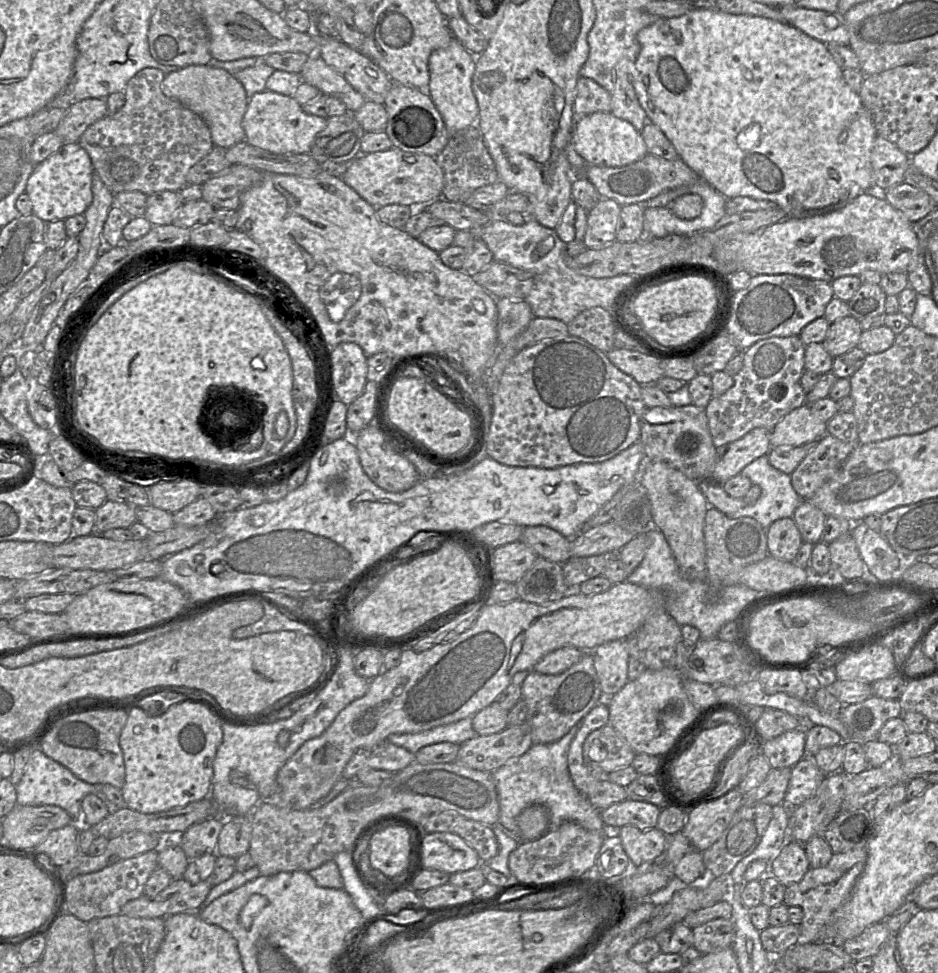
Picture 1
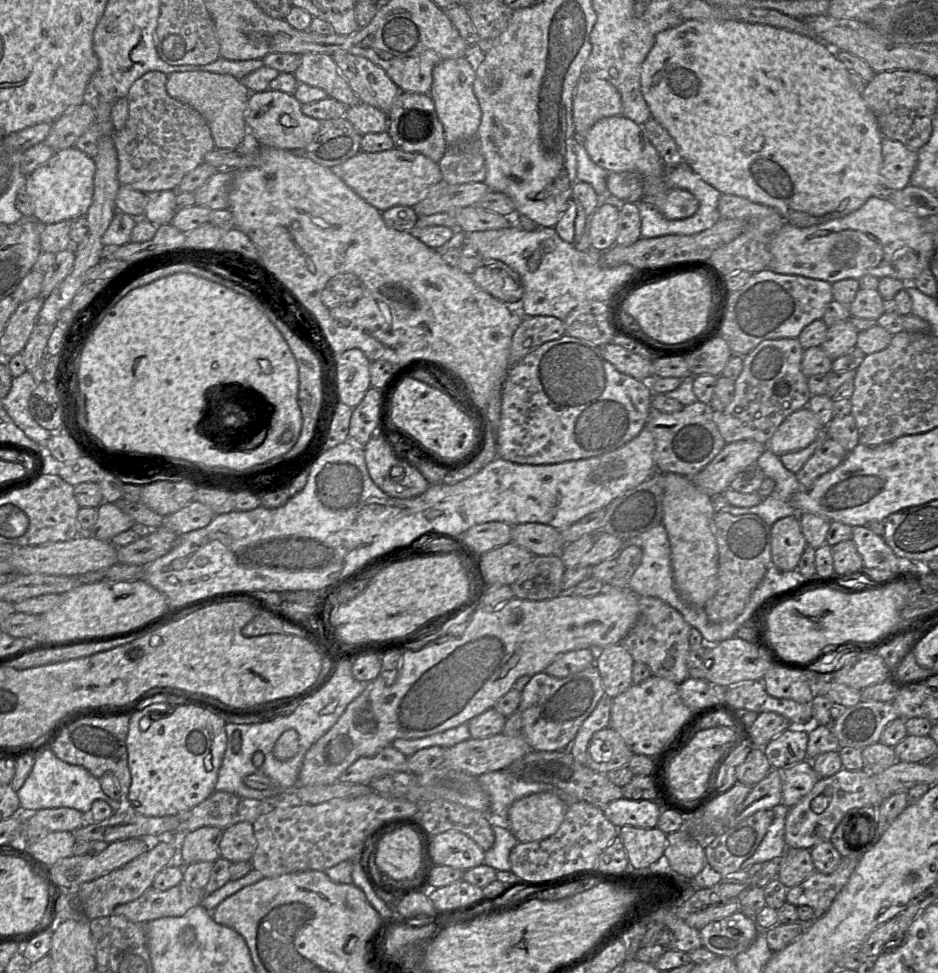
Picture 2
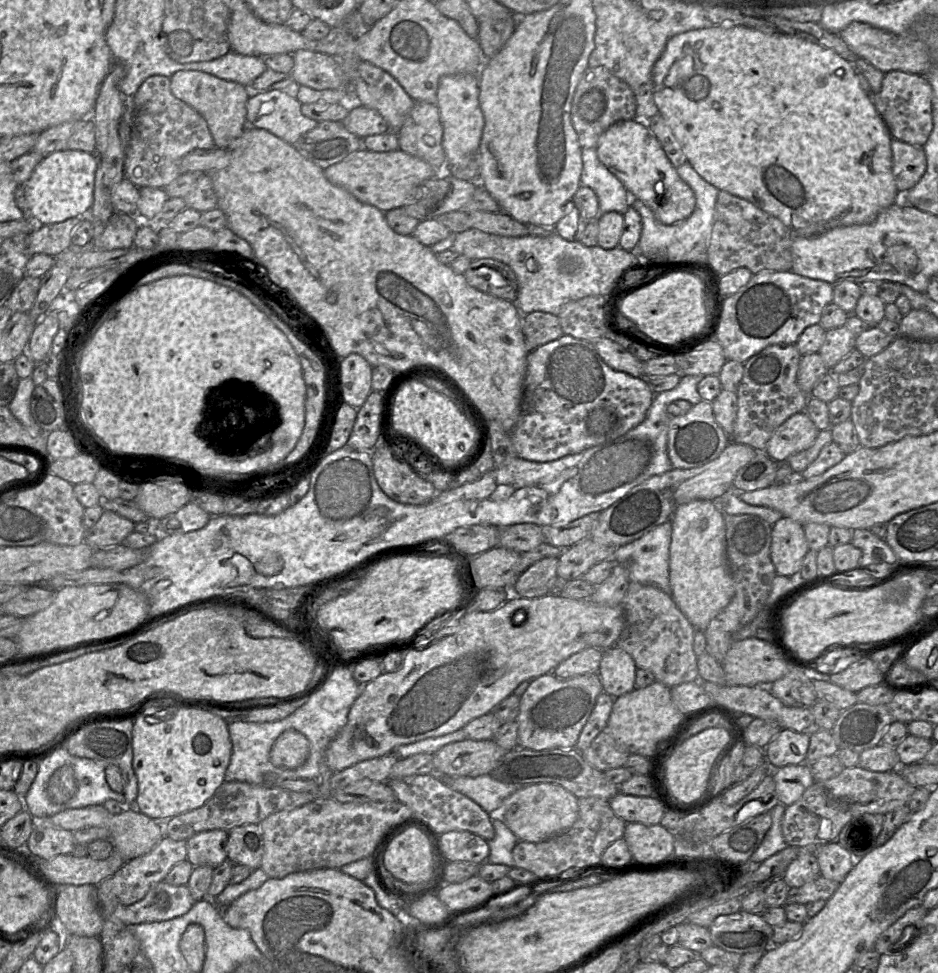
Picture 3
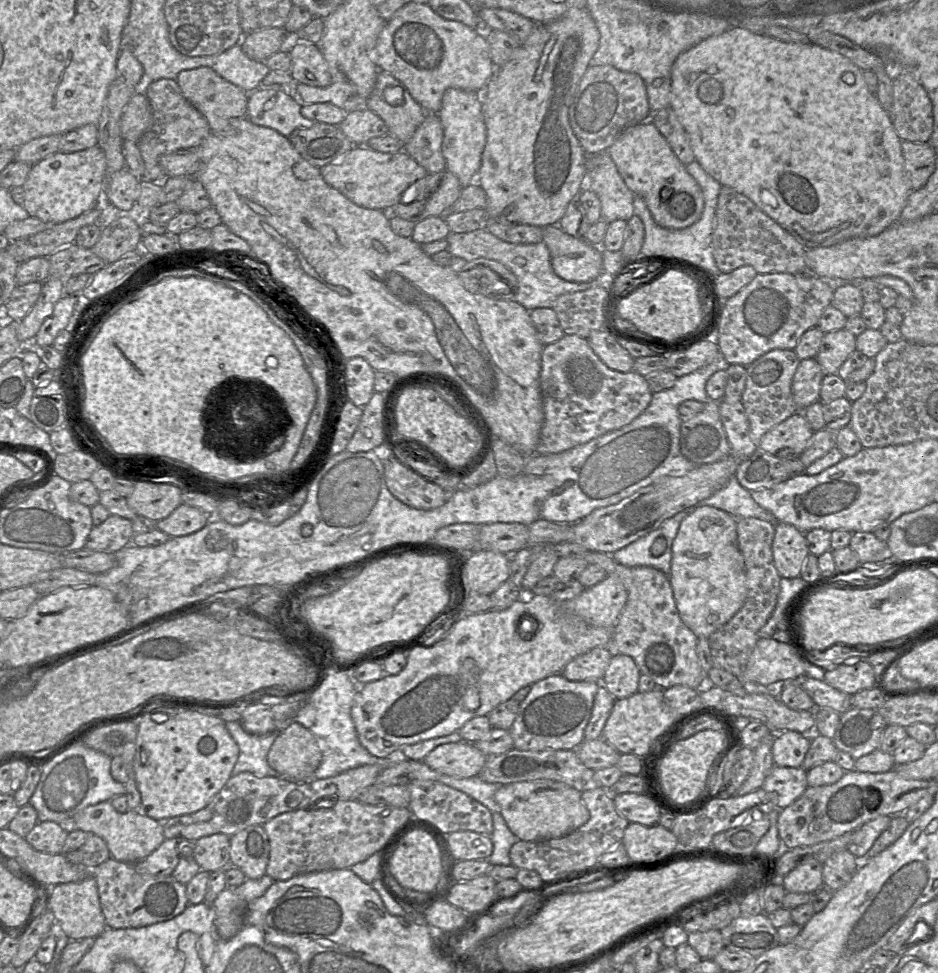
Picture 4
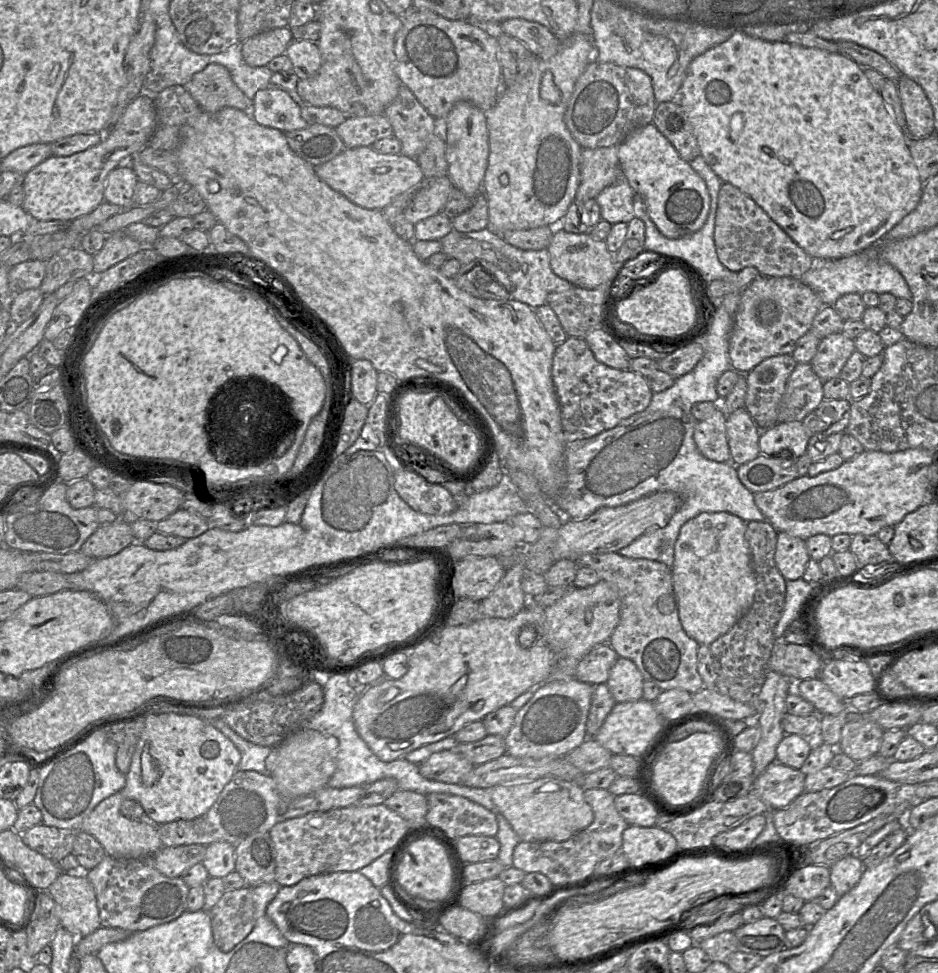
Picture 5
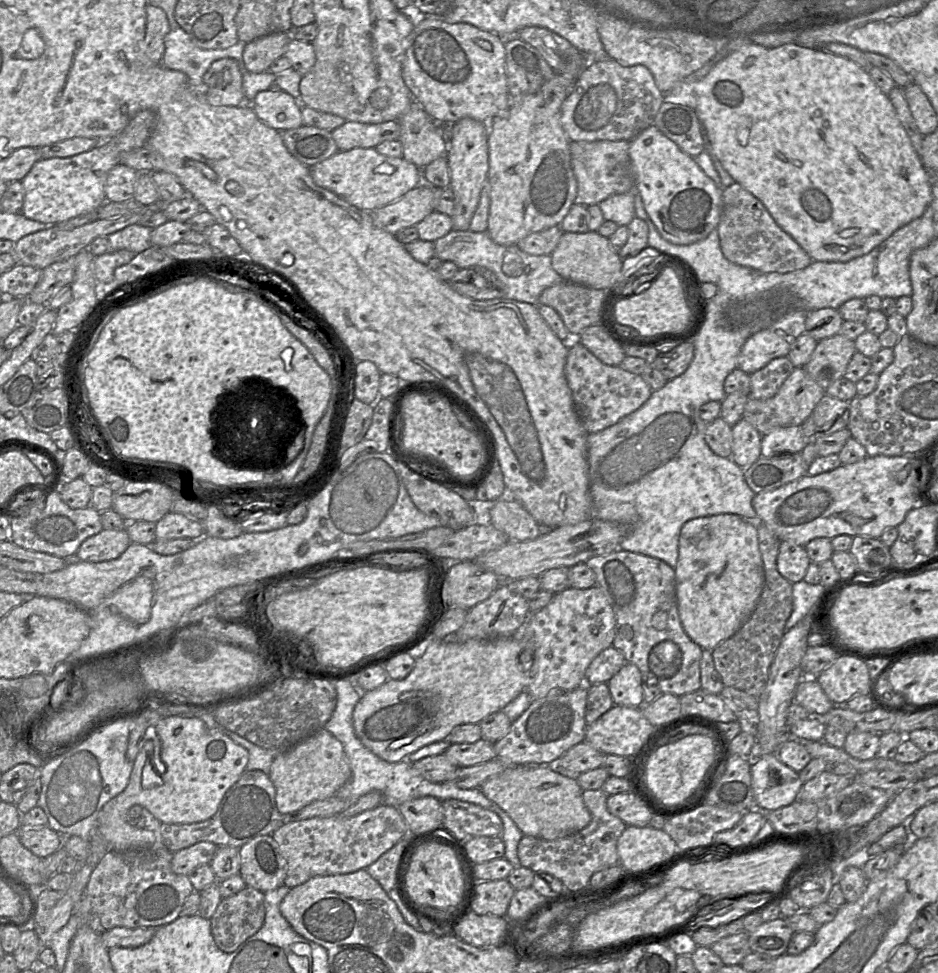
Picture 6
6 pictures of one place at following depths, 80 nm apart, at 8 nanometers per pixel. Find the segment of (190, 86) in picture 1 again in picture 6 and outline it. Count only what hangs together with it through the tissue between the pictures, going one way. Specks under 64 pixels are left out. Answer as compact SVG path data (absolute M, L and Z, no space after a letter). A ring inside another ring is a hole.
M223 58L214 61L203 76L207 86L206 100L213 106L239 107L249 106L252 101L245 97L242 87L242 66L232 58Z

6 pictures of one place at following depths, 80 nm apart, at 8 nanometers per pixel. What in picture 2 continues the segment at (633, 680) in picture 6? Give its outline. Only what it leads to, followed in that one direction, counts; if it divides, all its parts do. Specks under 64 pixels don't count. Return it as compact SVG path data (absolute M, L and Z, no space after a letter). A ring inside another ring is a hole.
M622 643L607 646L595 653L595 666L605 696L613 699L633 685L633 665L633 657Z

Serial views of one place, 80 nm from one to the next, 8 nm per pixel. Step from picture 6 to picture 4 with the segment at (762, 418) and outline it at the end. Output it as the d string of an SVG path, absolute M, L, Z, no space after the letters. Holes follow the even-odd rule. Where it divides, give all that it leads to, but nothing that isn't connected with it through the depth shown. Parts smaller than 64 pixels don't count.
M815 358L800 360L792 380L792 395L796 412L803 412L819 400L824 372Z

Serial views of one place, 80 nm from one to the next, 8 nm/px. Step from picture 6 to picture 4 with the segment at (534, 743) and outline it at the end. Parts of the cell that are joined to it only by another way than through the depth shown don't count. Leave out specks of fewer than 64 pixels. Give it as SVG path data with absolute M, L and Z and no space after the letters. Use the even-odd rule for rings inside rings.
M561 673L532 684L509 729L514 748L525 751L576 750L584 741L584 730L599 686L600 681L570 681Z

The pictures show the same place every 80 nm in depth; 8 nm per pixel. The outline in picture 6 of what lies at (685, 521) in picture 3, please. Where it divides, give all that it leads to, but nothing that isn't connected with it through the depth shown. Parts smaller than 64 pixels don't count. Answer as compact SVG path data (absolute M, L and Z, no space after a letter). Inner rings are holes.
M719 514L714 516L699 517L687 521L683 525L680 532L678 543L678 561L674 570L676 577L678 613L682 627L693 642L698 644L703 650L712 651L721 642L733 636L749 619L755 610L760 595L763 591L765 577L763 561L758 544L757 522L746 521L741 516L736 514Z

